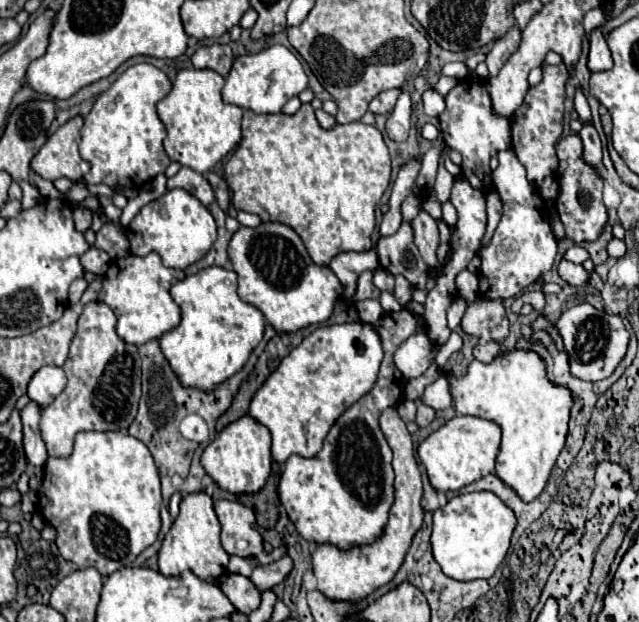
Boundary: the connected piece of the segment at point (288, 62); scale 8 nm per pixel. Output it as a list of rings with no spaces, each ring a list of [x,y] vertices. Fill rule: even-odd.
[[[272,45],[254,55],[242,55],[234,59],[232,71],[226,77],[222,89],[224,103],[238,105],[242,109],[252,109],[254,113],[278,113],[284,103],[308,87],[306,73],[300,61],[284,45]]]

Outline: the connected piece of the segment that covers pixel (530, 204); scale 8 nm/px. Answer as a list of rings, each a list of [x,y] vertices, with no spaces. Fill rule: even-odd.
[[[512,149],[498,153],[500,165],[492,173],[492,181],[496,191],[502,197],[504,213],[502,219],[492,235],[492,241],[488,247],[480,251],[480,295],[484,299],[510,299],[516,297],[524,287],[534,283],[542,273],[550,271],[558,245],[556,237],[552,235],[548,215],[544,201],[540,197],[540,191],[532,187],[526,179],[526,169],[516,159]]]

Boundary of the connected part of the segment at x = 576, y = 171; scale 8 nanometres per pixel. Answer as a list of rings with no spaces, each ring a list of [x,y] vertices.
[[[576,133],[562,137],[556,145],[556,155],[558,155],[558,171],[556,171],[556,181],[558,181],[558,197],[556,197],[556,209],[558,215],[564,223],[566,237],[584,243],[584,241],[596,241],[608,223],[608,211],[602,199],[602,175],[588,163],[584,163],[584,145],[580,143],[580,137]]]

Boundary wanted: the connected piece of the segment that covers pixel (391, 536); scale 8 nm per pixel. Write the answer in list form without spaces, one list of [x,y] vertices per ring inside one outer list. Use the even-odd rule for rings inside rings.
[[[396,405],[382,411],[380,429],[394,453],[392,465],[394,465],[394,473],[396,473],[396,481],[394,481],[396,499],[394,499],[394,505],[390,507],[388,523],[382,531],[382,535],[374,543],[364,545],[364,547],[350,547],[348,551],[340,551],[338,547],[332,547],[332,543],[316,545],[316,551],[312,555],[314,575],[318,579],[316,587],[330,599],[358,601],[358,599],[370,595],[380,585],[386,585],[396,575],[398,567],[402,565],[402,561],[408,553],[408,547],[424,519],[424,509],[420,505],[420,499],[422,499],[420,471],[418,471],[416,459],[414,459],[414,447],[412,447],[410,433],[408,433],[404,421],[400,419]]]

